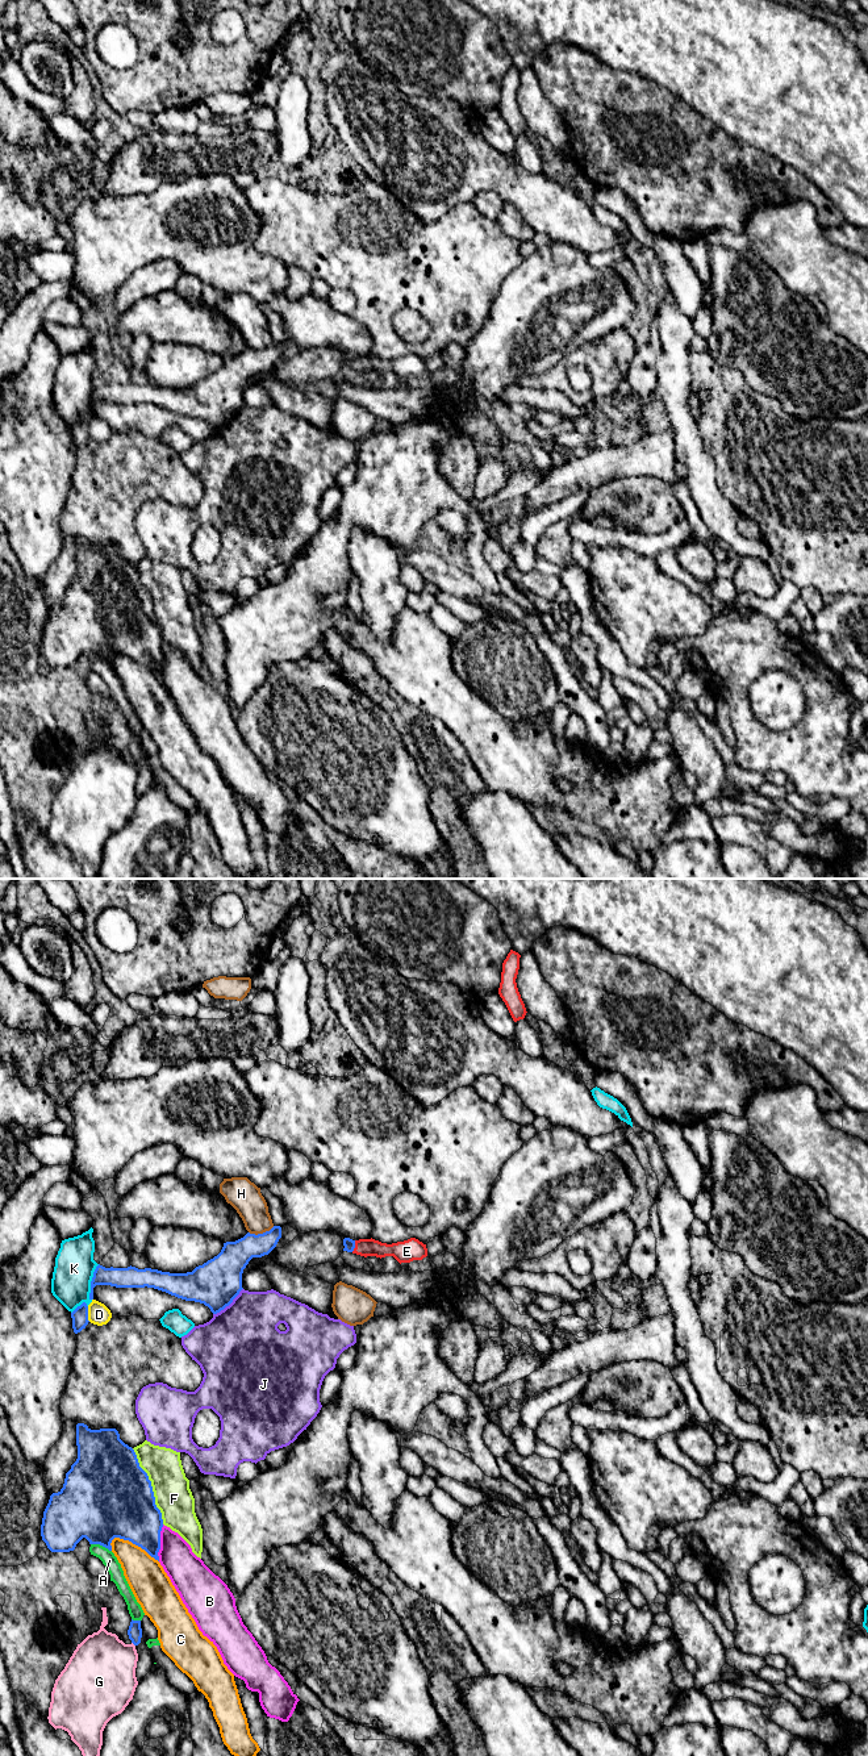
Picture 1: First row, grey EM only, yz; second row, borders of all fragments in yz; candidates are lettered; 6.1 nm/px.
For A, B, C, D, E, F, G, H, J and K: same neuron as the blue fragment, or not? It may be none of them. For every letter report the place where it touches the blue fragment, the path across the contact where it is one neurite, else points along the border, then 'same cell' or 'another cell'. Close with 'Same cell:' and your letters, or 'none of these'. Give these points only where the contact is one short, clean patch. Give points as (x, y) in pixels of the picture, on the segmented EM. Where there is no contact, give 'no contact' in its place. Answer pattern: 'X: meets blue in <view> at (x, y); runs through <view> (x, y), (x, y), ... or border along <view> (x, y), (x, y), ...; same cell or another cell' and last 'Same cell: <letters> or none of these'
A: meets blue in yz at (101, 1544); another cell
B: meets blue in yz at (159, 1543); another cell
C: meets blue in yz at (134, 1543); another cell
D: meets blue in yz at (87, 1314); another cell
E: meets blue in yz at (354, 1246); runs through yz (349, 1243), (354, 1246), (364, 1247); same cell
F: meets blue in yz at (151, 1487); another cell
G: meets blue in yz at (133, 1643); another cell
H: meets blue in yz at (261, 1234); another cell
J: meets blue in yz at (229, 1304); another cell
K: meets blue in yz at (91, 1283); another cell
Same cell: E

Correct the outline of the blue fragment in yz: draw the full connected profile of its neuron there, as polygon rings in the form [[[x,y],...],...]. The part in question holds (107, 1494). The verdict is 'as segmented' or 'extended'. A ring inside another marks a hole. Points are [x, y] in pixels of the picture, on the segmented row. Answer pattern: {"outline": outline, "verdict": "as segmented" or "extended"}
{"outline": [[[84,1423],[76,1425],[78,1459],[66,1473],[63,1488],[50,1496],[43,1511],[41,1536],[51,1552],[70,1552],[85,1538],[89,1544],[100,1544],[112,1551],[112,1540],[120,1538],[145,1549],[159,1561],[162,1513],[155,1505],[155,1497],[147,1473],[139,1467],[132,1447],[120,1439],[116,1428],[91,1430]]], "verdict": "as segmented"}

